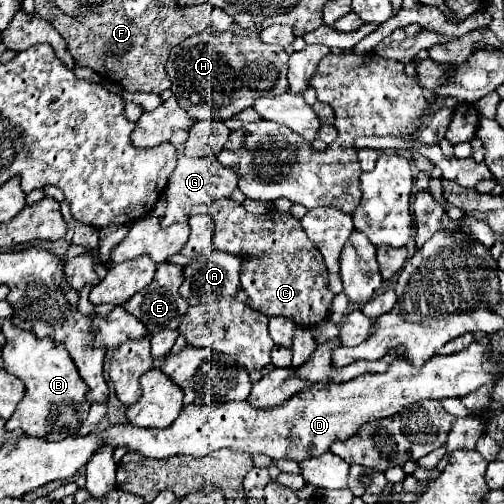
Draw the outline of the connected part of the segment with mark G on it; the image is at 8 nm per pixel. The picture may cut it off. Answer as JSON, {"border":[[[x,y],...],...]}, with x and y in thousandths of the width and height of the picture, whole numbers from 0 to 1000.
{"border":[[[355,310],[351,317],[351,333],[339,345],[331,373],[327,373],[327,393],[331,393],[331,417],[327,429],[319,433],[319,448],[339,448],[347,440],[371,440],[371,421],[379,409],[387,405],[407,405],[419,397],[435,397],[435,393],[454,393],[458,381],[470,373],[474,349],[466,345],[466,337],[435,325],[423,313],[375,313],[375,310]]]}

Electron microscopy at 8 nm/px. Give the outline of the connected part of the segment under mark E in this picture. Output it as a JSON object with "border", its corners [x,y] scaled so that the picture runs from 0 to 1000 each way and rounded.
{"border":[[[312,524],[312,540],[308,552],[296,567],[288,567],[284,575],[276,575],[268,587],[260,587],[248,599],[248,615],[264,627],[272,627],[300,663],[312,663],[319,655],[351,655],[375,603],[363,599],[359,583],[355,583],[355,567],[363,563],[363,532],[351,524]]]}

